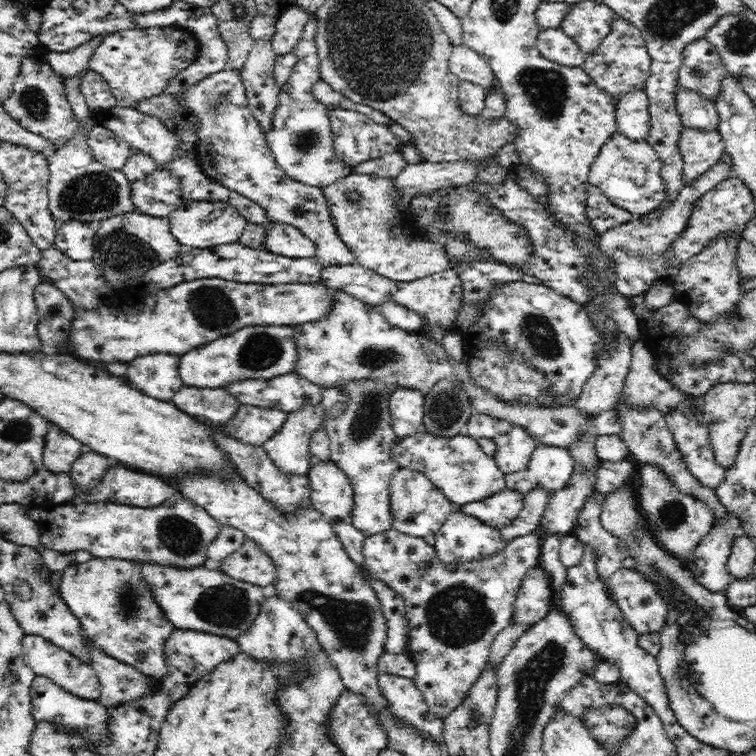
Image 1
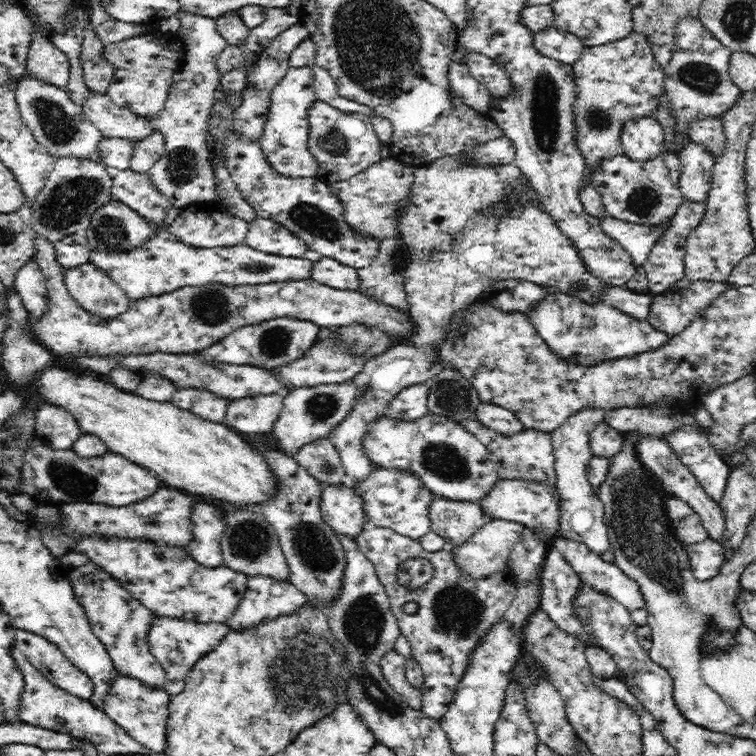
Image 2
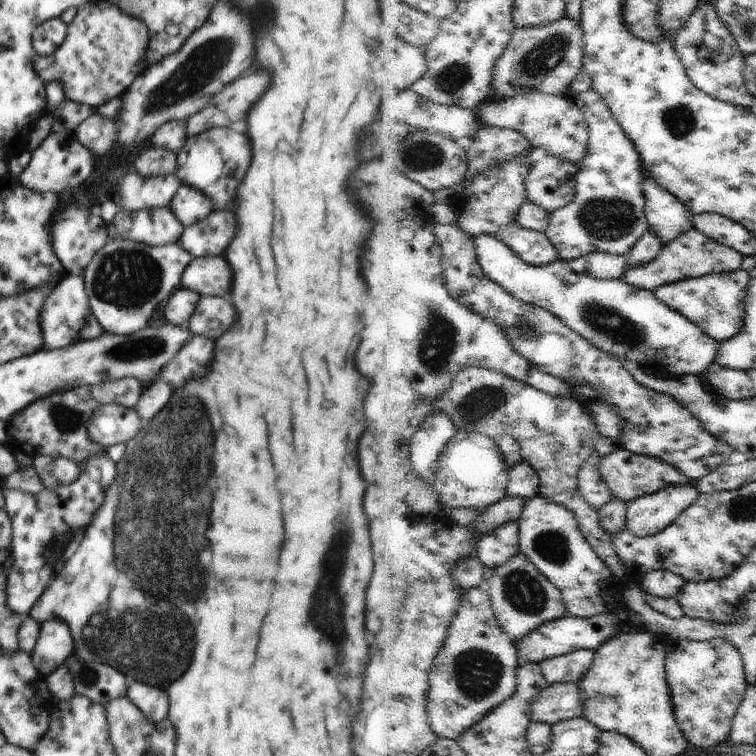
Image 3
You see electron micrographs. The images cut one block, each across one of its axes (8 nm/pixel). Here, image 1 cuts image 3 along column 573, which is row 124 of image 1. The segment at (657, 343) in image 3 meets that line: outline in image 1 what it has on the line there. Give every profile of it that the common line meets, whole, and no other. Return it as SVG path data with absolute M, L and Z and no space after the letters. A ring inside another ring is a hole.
M315 15L305 24L304 36L295 54L300 58L288 80L282 84L270 127L263 129L265 139L277 165L291 178L316 187L326 187L344 178L351 169L335 158L331 150L331 130L327 109L314 96L313 87L321 80L320 61L314 45Z

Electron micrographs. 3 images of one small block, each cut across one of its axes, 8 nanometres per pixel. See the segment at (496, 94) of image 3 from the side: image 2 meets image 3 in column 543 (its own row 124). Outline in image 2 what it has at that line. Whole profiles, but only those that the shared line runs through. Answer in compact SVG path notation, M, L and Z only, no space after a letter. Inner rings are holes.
M22 78L17 99L23 122L54 159L94 160L103 163L99 144L104 136L90 121L83 118L81 104L73 101L68 90Z

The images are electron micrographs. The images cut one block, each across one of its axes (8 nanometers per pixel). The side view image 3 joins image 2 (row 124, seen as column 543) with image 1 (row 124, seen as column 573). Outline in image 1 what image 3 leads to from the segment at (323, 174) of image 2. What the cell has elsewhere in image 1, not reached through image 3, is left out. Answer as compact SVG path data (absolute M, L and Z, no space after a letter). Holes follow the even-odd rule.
M342 108L327 110L327 114L331 130L331 150L333 150L335 158L341 164L348 166L351 172L354 168L366 164L368 160L374 160L374 158L400 150L401 145L387 131L387 126L374 123L374 120L364 114Z

